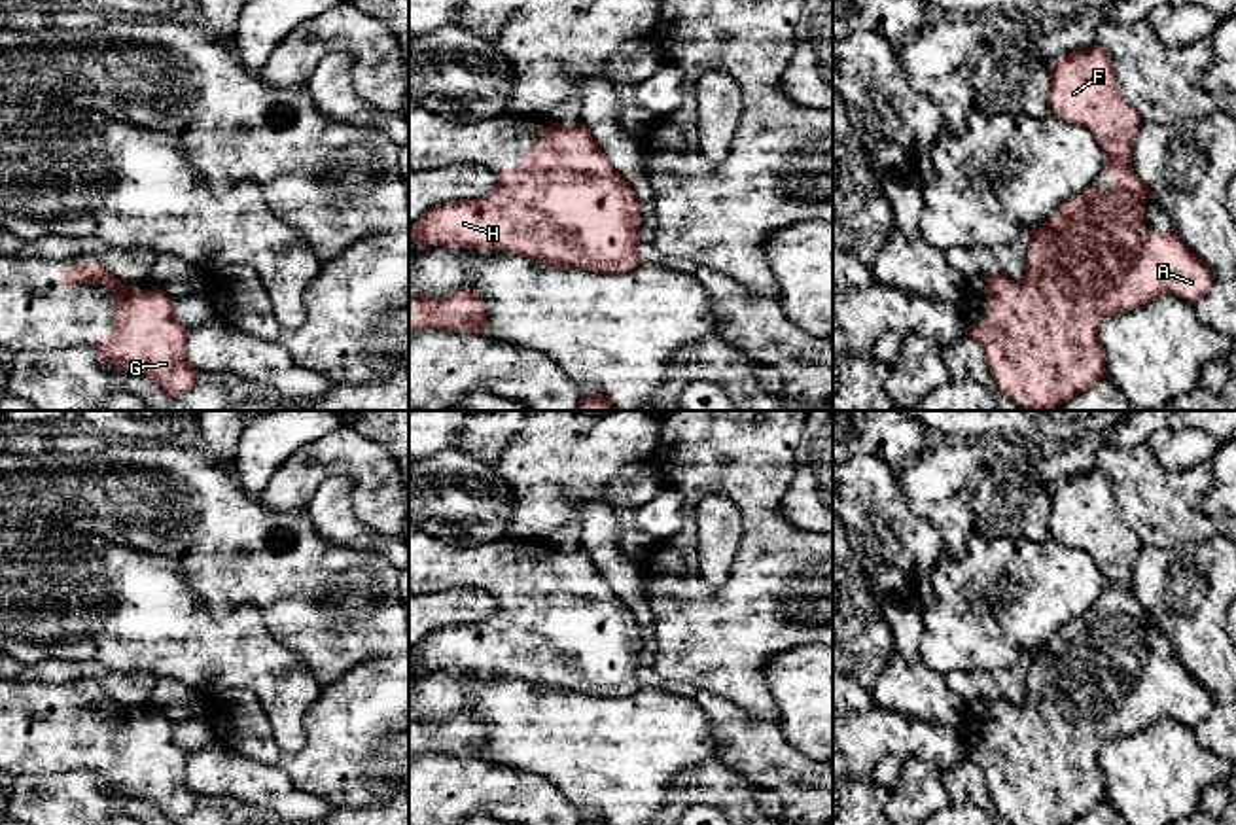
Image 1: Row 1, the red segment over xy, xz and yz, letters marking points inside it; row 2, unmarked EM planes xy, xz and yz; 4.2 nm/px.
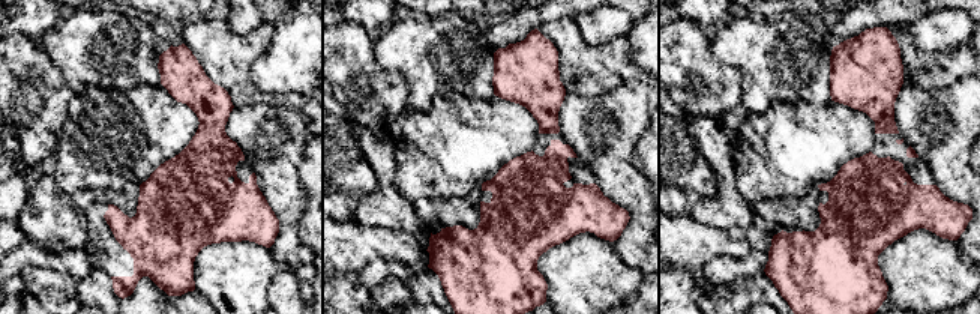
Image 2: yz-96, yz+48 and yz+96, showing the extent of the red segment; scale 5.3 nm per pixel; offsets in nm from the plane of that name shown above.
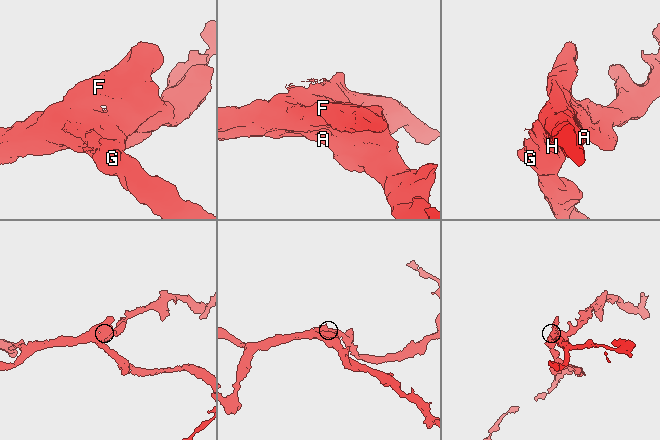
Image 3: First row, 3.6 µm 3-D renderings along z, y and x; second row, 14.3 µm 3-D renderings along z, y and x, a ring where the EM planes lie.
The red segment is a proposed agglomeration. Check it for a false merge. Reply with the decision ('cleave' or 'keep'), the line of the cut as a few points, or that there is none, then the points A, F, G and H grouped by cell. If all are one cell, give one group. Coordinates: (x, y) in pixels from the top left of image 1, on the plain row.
keep | no cut | A F G H

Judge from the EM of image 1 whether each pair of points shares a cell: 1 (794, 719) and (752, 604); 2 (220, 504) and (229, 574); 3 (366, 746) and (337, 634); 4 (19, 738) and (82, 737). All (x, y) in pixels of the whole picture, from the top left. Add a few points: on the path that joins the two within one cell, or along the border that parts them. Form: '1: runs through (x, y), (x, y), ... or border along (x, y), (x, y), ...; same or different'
1: border along (812, 642), (769, 659), (765, 682), (775, 701); different
2: runs through (220, 521), (220, 536), (229, 545), (229, 557); same
3: border along (388, 655), (366, 659), (322, 687); different
4: runs through (35, 738), (67, 738); same

